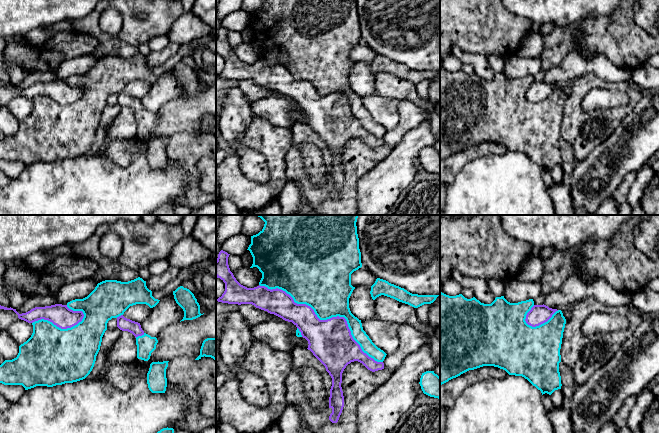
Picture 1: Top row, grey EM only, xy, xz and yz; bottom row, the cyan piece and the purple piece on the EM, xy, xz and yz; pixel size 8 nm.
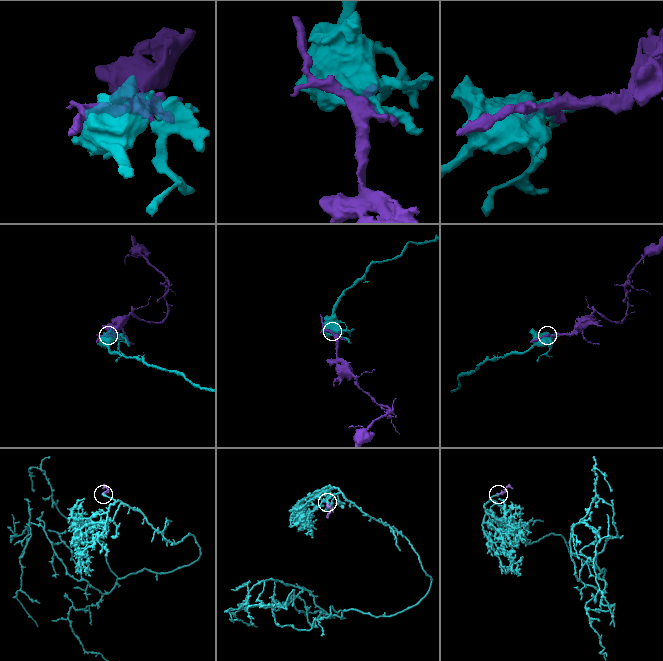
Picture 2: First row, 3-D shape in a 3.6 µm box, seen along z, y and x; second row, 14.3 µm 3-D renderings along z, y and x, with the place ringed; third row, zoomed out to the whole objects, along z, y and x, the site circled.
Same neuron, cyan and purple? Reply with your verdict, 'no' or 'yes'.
yes

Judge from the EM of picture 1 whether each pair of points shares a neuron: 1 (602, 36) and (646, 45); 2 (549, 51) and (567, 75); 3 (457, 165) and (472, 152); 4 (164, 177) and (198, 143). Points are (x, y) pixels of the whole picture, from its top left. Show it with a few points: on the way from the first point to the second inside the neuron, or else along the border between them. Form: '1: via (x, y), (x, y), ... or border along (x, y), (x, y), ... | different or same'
1: via (613, 36), (617, 36), (627, 45), (635, 45) | same
2: border along (582, 57), (570, 52), (545, 71) | different
3: via (461, 161), (468, 154) | same
4: border along (167, 159), (177, 163), (188, 174), (186, 185) | different

